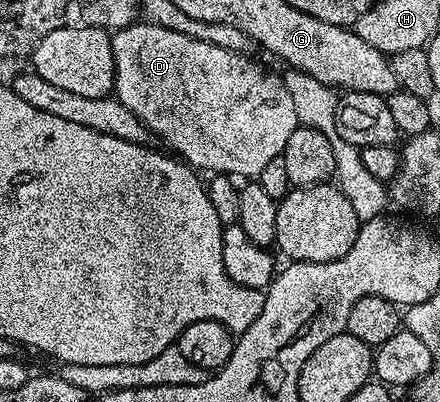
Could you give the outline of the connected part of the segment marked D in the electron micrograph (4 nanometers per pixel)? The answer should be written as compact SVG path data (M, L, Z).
M138 20L135 21L134 25L126 26L123 30L113 31L110 43L112 44L112 56L114 57L113 93L120 100L120 104L124 104L124 108L131 110L146 125L147 131L153 137L155 134L156 137L163 138L171 146L169 149L195 171L210 170L211 173L229 174L233 178L241 178L240 176L244 176L243 178L256 178L271 160L282 157L288 139L291 138L292 132L296 132L296 128L300 125L296 116L296 104L292 104L292 92L288 92L288 88L282 83L281 77L277 73L274 75L272 71L265 70L260 63L246 58L250 56L245 53L220 48L216 44L204 40L196 40L184 32L176 32L167 26L155 26L149 20Z

